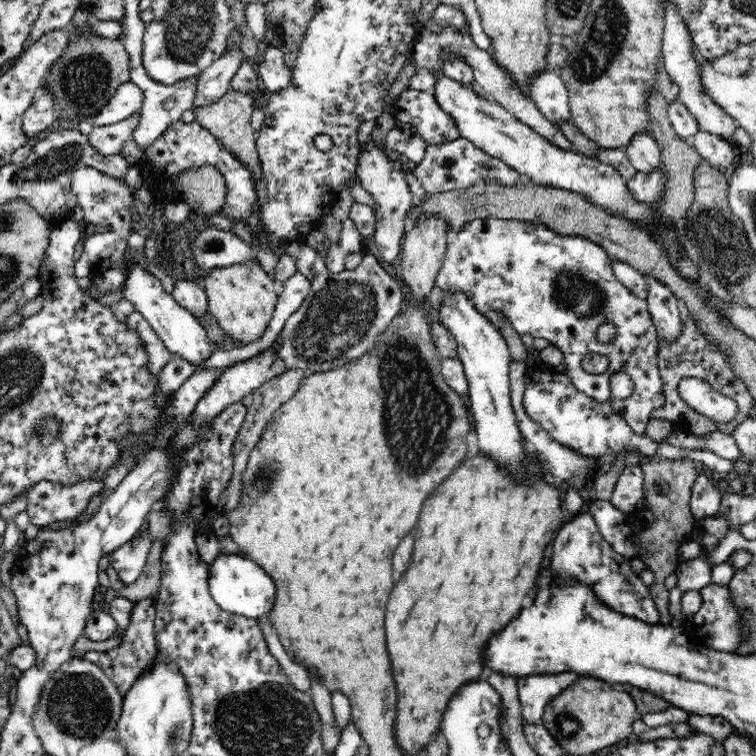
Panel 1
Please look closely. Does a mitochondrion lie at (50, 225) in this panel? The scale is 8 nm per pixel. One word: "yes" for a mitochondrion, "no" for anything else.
no

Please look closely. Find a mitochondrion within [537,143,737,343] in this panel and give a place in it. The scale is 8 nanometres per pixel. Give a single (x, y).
(577, 291)

